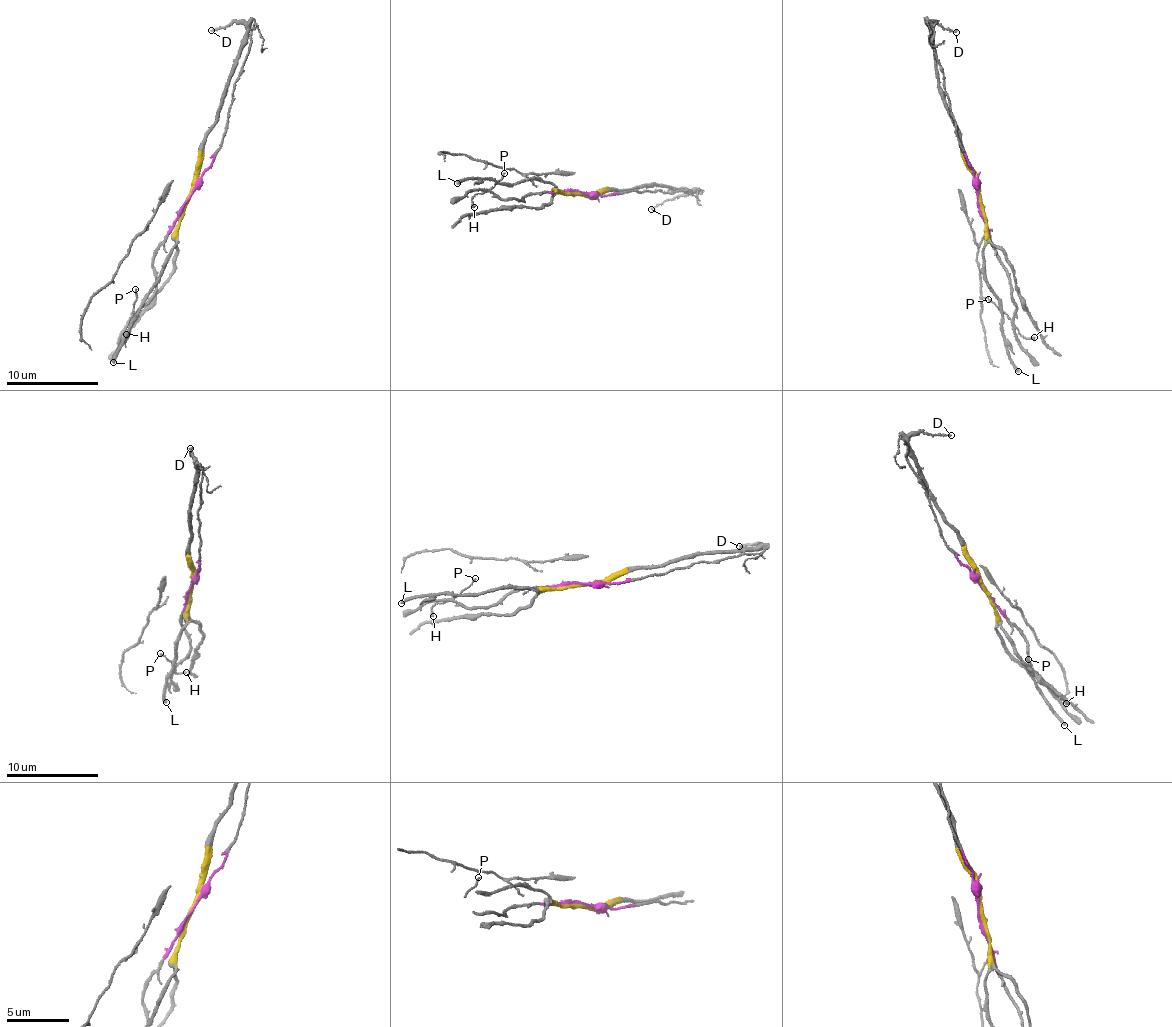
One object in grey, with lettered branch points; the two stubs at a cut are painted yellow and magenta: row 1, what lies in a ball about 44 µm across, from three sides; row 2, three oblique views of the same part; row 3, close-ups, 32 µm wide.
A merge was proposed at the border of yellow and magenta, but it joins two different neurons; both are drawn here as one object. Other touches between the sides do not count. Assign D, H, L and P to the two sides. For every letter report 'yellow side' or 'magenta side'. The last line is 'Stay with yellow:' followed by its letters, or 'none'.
D: yellow side
H: magenta side
L: yellow side
P: magenta side
Stay with yellow: D, L

